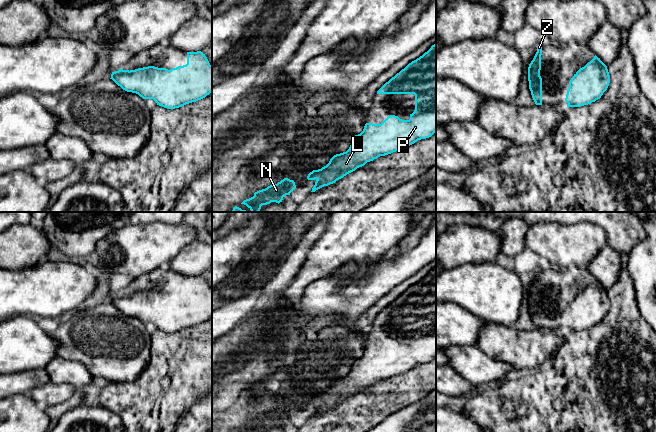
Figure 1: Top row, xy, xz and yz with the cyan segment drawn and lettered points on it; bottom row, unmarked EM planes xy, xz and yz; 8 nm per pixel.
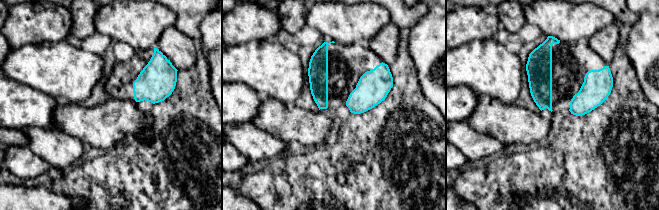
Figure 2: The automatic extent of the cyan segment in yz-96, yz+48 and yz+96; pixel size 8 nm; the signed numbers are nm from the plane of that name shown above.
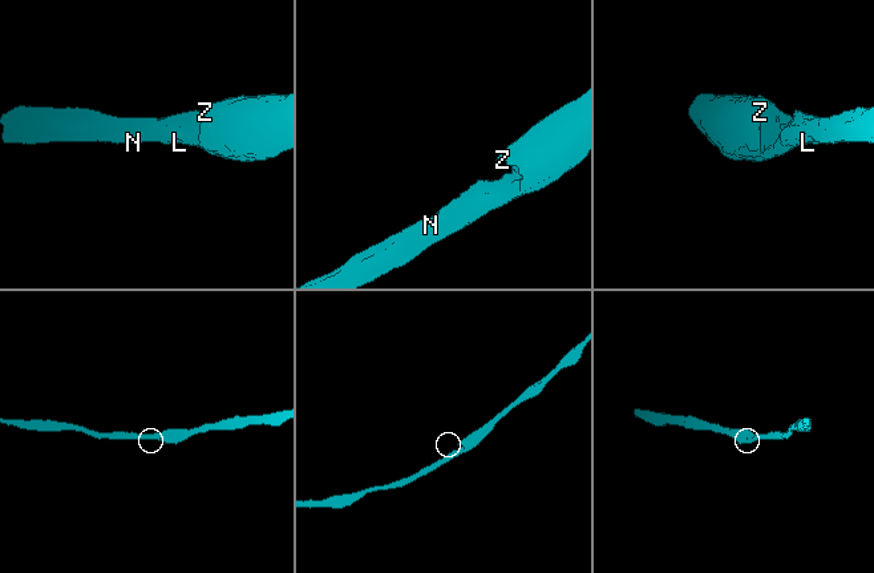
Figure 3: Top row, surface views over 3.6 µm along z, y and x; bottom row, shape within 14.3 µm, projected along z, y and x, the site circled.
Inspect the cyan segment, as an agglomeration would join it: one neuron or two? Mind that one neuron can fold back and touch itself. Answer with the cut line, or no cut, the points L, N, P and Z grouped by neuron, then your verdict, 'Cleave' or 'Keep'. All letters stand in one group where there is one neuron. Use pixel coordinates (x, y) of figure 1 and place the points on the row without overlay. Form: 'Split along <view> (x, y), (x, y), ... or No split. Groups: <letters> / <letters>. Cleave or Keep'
No split. Groups: L N P Z. Keep

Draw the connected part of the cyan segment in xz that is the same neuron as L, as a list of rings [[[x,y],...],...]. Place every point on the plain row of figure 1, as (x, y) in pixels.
[[[436,267],[386,306],[377,318],[414,318],[415,334],[410,338],[410,343],[402,344],[390,339],[381,348],[366,347],[363,355],[354,360],[346,376],[334,379],[326,390],[308,398],[308,404],[316,405],[311,416],[335,407],[367,386],[404,373],[436,356]]]

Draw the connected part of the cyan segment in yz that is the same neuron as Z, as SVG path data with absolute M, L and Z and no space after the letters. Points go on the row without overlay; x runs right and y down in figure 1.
M537 270L537 276L528 291L529 313L536 329L542 329L542 302L541 294L542 270Z

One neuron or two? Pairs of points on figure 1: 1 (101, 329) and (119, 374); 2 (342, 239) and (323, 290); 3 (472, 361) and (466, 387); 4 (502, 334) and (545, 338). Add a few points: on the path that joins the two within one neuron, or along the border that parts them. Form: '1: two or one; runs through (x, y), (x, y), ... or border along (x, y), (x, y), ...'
1: one; runs through (106, 340), (119, 353), (119, 363)
2: two; border along (349, 261), (334, 273), (316, 279), (308, 285)
3: two; border along (449, 366), (473, 385)
4: one; runs through (513, 339), (534, 339)

